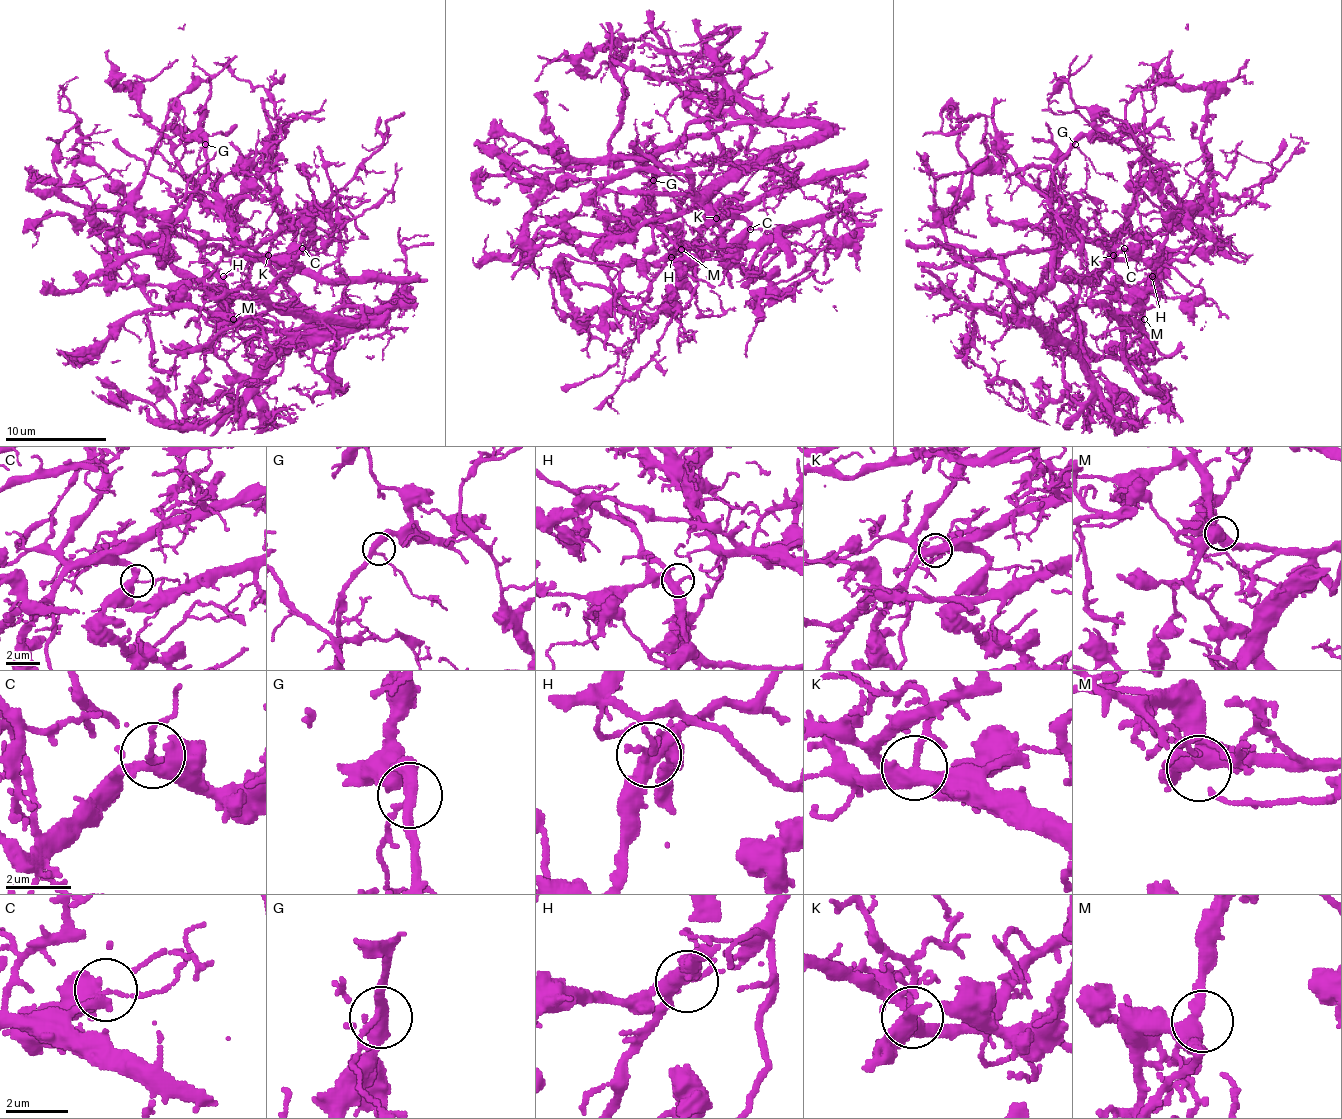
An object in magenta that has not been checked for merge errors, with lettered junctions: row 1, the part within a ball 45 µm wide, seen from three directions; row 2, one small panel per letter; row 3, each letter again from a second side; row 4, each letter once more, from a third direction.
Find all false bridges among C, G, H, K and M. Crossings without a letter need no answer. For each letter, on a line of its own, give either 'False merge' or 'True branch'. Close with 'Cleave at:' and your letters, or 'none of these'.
C: True branch
G: True branch
H: True branch
K: True branch
M: True branch
Cleave at: none of these

